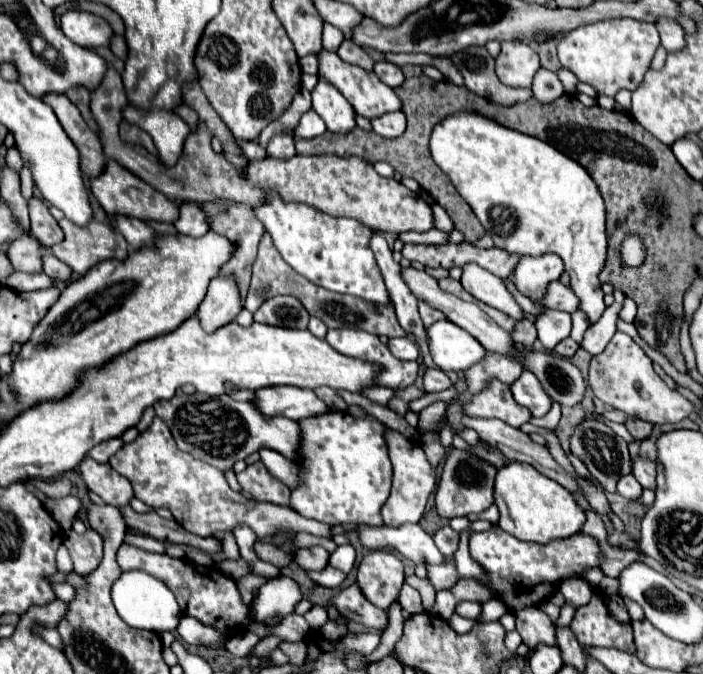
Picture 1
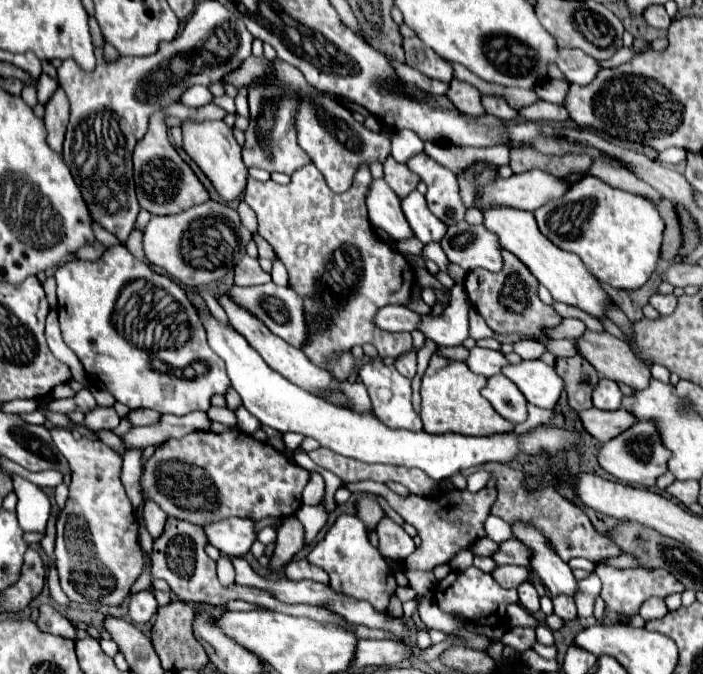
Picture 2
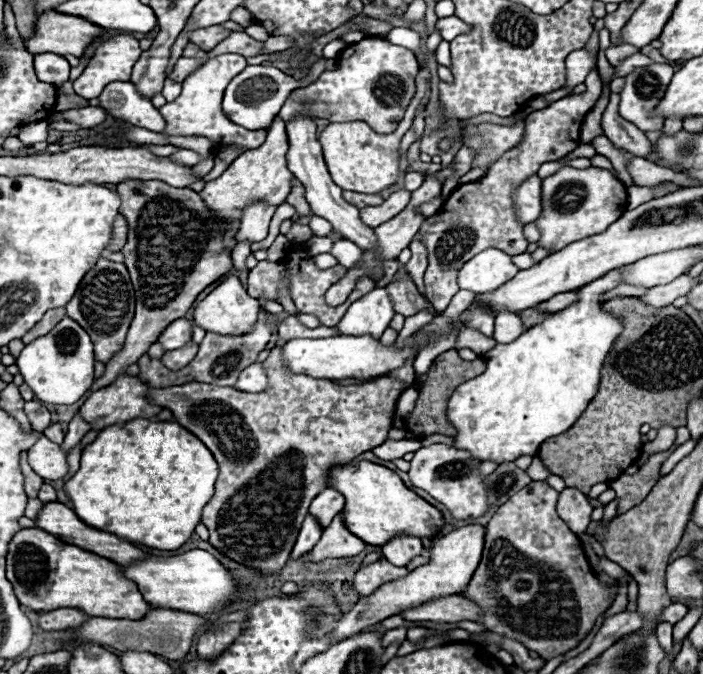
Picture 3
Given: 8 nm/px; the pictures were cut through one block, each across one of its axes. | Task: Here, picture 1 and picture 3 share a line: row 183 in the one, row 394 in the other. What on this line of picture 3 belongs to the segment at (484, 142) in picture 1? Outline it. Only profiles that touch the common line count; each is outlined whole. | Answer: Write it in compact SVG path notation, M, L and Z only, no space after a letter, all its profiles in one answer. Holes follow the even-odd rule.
M616 270L606 276L582 286L576 290L580 300L560 312L550 314L542 324L530 328L520 338L510 344L496 344L490 352L484 354L488 368L484 374L462 382L448 400L446 418L456 428L454 448L466 450L474 460L486 462L492 460L496 464L514 462L518 456L536 456L540 444L546 438L558 436L566 432L586 410L588 400L592 400L598 384L600 384L600 364L612 346L612 340L622 332L620 320L608 316L600 310L600 292L608 292L608 288L616 288L622 284L620 274Z

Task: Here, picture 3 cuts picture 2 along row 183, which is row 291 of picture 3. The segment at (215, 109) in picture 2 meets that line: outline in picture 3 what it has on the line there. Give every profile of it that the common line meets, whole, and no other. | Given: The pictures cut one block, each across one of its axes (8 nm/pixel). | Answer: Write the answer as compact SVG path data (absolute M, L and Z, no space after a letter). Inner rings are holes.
M126 180L116 184L116 192L122 200L120 214L128 222L128 240L122 254L136 290L136 312L124 348L106 362L104 374L94 380L90 392L110 386L130 364L136 364L160 332L172 320L182 318L196 296L232 268L230 252L224 246L228 224L204 204L198 192L172 188L158 180Z

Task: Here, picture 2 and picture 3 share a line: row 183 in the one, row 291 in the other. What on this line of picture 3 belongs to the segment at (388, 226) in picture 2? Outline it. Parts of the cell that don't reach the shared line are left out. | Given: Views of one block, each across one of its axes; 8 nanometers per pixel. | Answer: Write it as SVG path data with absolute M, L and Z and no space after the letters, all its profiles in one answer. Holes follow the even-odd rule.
M374 288L370 294L356 300L334 328L346 336L368 334L378 340L382 332L388 328L392 316L394 316L394 310L386 290Z

